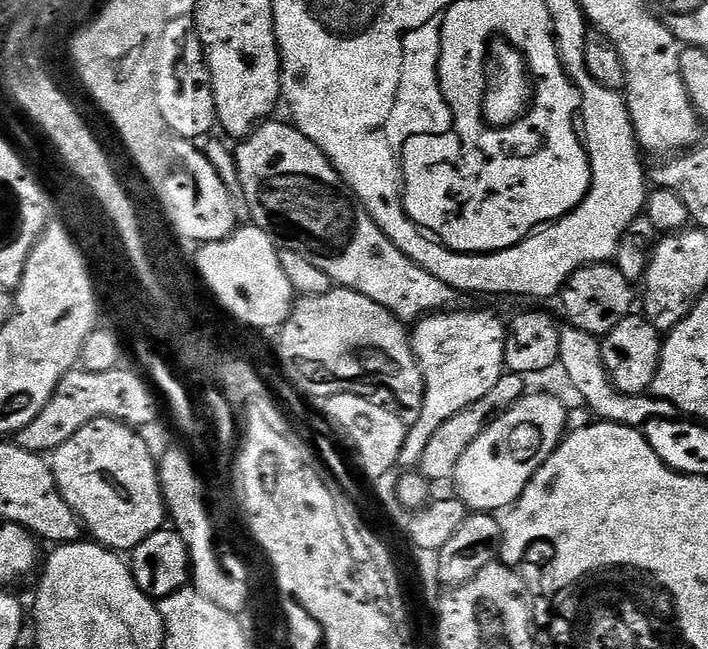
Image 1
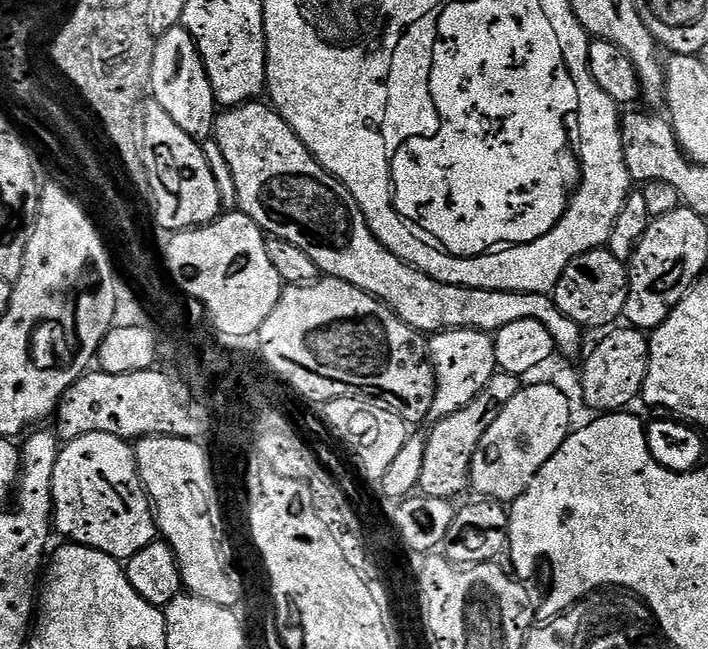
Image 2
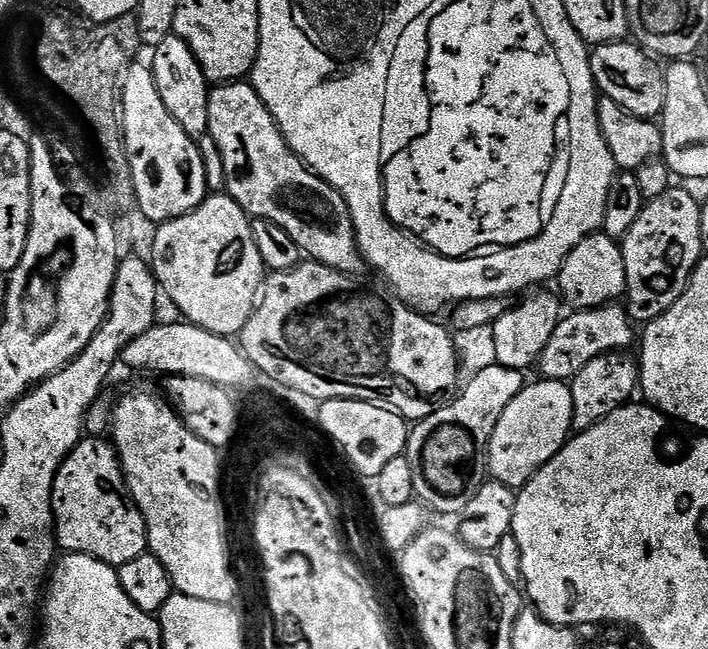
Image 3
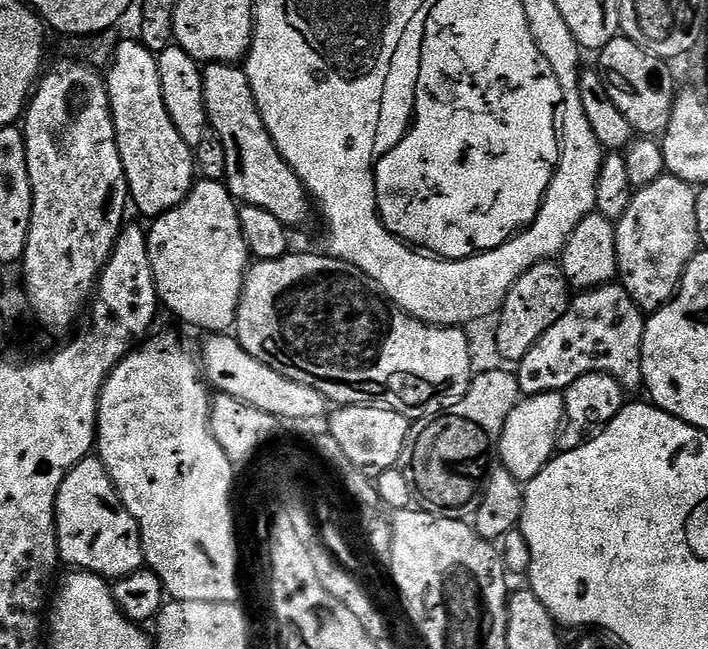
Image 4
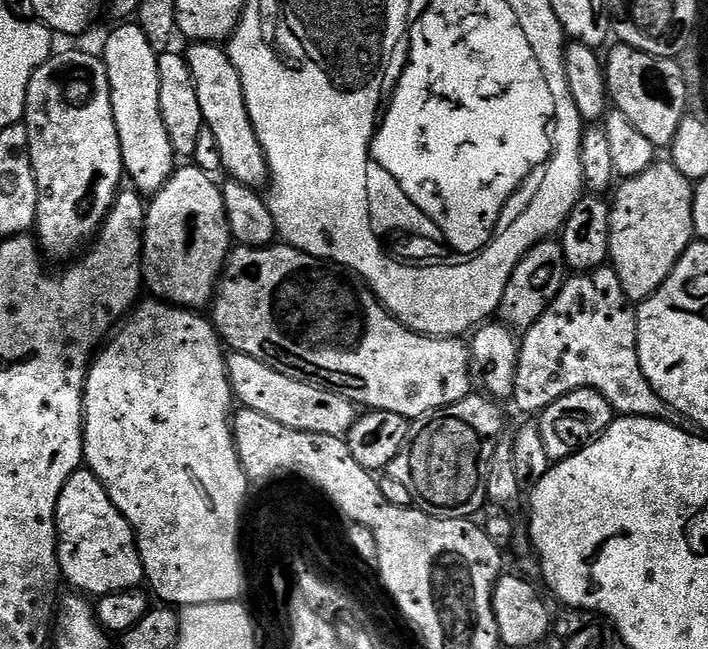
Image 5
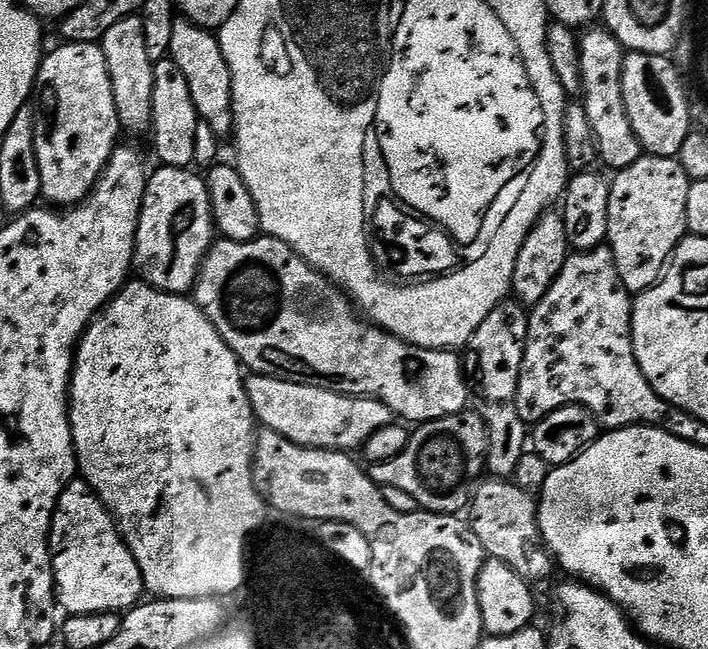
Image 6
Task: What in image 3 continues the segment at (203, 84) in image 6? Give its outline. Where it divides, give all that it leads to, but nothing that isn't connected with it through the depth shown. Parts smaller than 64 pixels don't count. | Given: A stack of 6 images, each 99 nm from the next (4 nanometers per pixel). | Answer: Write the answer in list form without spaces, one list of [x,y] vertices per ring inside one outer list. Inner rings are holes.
[[[251,83],[222,84],[209,91],[208,136],[218,146],[222,166],[226,166],[227,195],[233,196],[249,217],[282,226],[309,261],[349,274],[365,267],[366,261],[356,247],[356,231],[346,198],[290,150]]]

